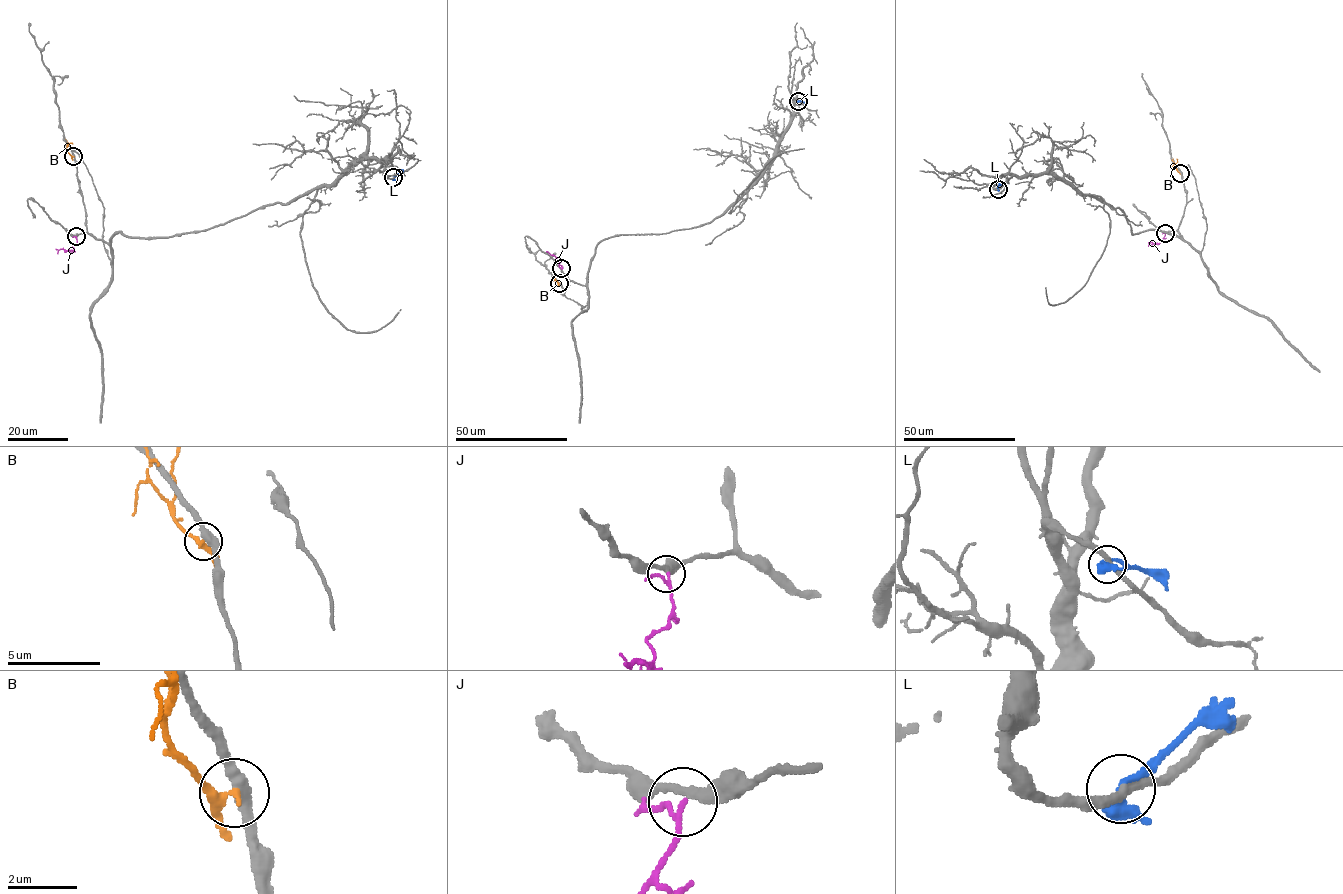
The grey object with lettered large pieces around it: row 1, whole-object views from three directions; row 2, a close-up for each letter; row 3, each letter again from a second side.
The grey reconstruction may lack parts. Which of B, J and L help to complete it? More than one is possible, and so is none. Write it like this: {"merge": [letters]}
{"merge": []}

